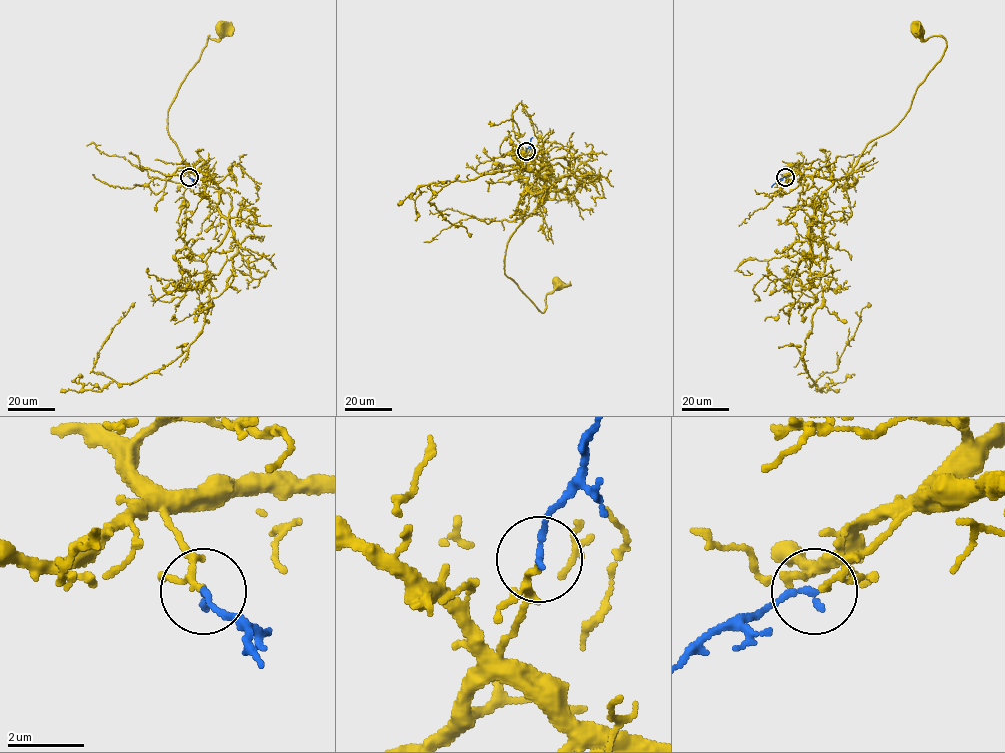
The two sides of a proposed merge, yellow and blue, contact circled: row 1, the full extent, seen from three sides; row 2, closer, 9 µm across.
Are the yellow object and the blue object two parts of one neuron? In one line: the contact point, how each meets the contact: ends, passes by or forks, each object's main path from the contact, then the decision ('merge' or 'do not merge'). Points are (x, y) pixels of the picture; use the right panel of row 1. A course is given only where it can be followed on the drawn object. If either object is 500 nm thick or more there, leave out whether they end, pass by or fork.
(785, 177) | yellow passes by | blue ends | yellow via (786, 177), (797, 171), (845, 178), (865, 146), (904, 117), (946, 46), (941, 36), (924, 39), (917, 27) | blue via (785, 177), (771, 187) | merge

